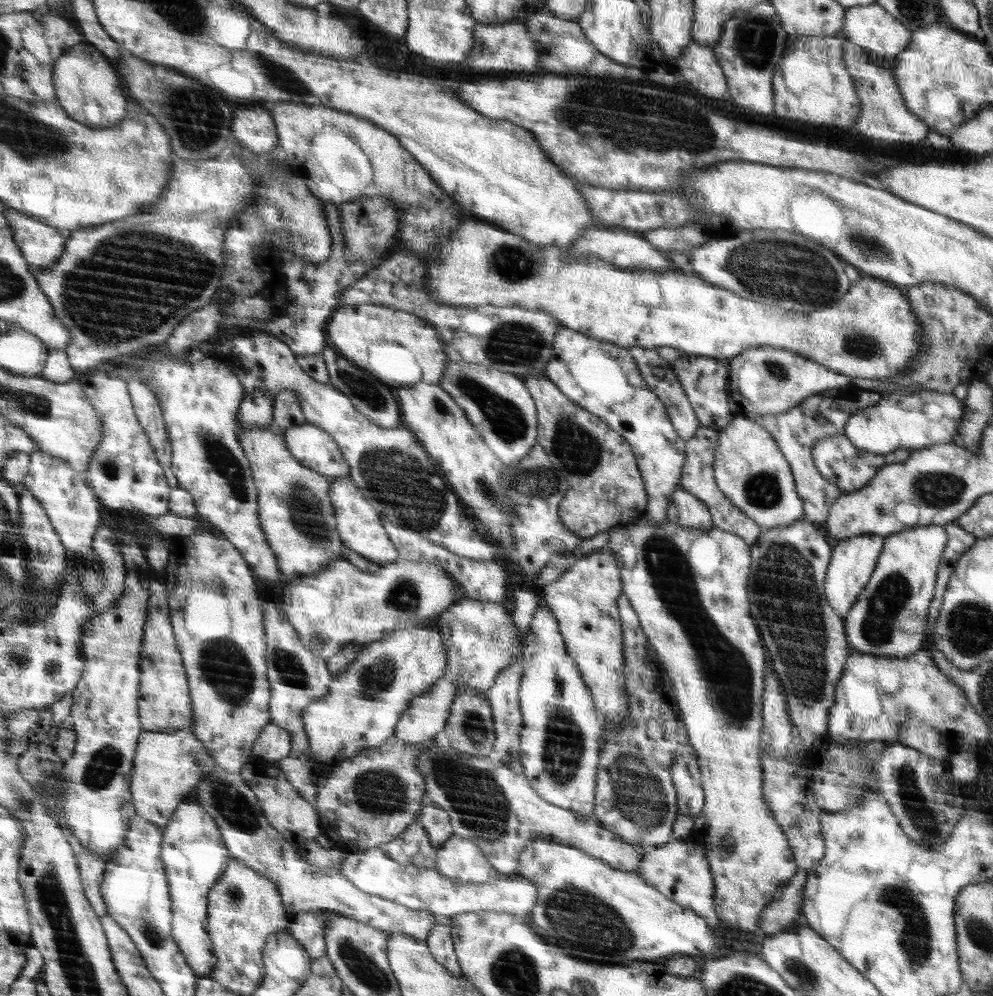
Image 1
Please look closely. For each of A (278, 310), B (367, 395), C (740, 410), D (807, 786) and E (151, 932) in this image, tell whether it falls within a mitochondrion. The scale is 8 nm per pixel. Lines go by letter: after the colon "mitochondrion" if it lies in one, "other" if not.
A: other
B: mitochondrion
C: other
D: other
E: mitochondrion

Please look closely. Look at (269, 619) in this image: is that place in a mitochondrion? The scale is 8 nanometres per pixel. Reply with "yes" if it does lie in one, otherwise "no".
no

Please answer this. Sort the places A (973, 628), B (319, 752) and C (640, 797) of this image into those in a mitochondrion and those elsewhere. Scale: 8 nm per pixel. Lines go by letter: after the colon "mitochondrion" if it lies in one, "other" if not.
A: mitochondrion
B: other
C: mitochondrion

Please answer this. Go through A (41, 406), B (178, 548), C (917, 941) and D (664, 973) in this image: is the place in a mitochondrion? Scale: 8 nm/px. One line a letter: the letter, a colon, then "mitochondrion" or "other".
A: mitochondrion
B: other
C: mitochondrion
D: other

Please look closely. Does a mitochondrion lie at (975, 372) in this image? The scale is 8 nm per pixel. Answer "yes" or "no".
no

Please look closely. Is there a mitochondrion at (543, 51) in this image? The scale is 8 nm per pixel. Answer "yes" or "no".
no

